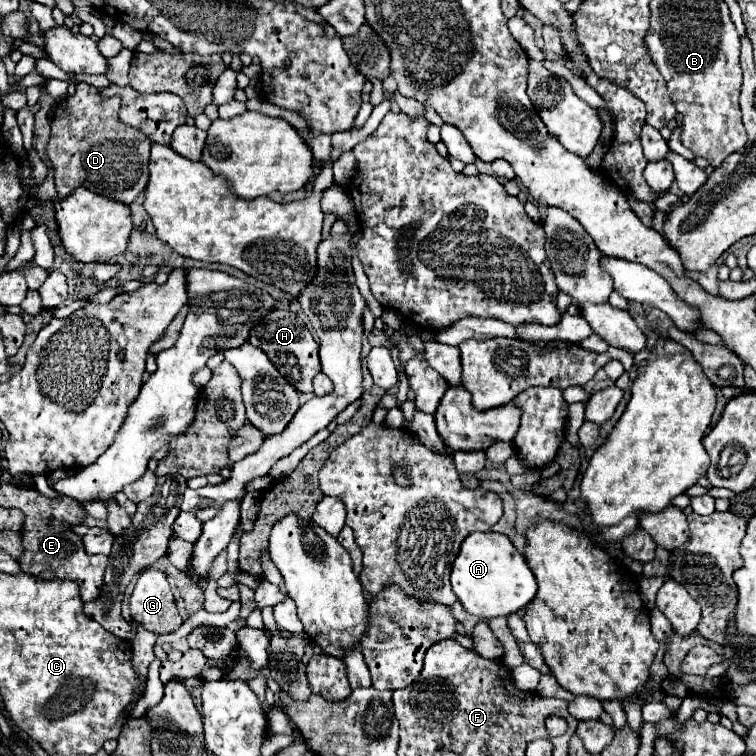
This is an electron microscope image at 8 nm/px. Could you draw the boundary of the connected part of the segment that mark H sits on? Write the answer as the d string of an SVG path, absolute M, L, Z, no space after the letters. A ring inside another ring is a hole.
M275 308L275 312L269 312L253 330L249 336L249 342L257 348L261 348L269 360L275 364L275 368L285 376L285 380L305 396L313 396L313 384L311 380L321 372L319 368L319 344L315 342L311 330L305 326L307 318L295 314L289 308Z

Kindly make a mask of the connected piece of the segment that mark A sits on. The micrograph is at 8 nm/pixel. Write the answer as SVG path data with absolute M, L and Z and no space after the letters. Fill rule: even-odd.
M473 532L463 540L459 556L453 562L451 586L453 586L455 596L463 604L463 608L469 614L485 618L485 620L491 620L497 616L509 616L509 614L521 610L523 606L527 606L537 594L537 580L535 580L531 568L527 566L525 558L519 554L519 550L513 546L513 542L505 534L497 534L497 532Z

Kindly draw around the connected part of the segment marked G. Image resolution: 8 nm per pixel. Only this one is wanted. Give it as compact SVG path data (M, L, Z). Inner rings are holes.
M147 570L139 576L129 598L129 610L137 624L157 636L171 634L183 624L167 578L159 570Z

